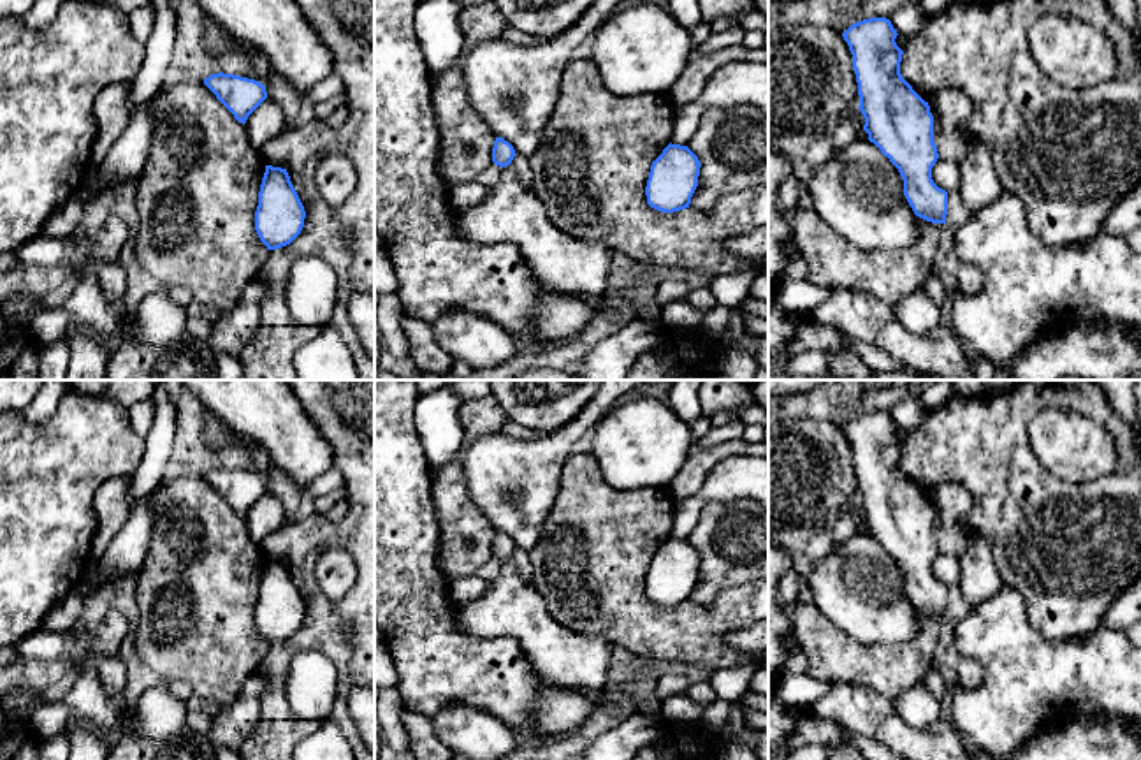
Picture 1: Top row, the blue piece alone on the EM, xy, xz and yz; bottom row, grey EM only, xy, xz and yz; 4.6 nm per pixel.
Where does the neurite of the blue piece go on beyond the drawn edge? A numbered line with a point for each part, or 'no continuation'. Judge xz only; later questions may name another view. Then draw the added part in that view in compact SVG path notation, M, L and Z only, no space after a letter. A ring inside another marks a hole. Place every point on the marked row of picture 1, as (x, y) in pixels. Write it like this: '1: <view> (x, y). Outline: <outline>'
1: xz (510, 213). Outline: M510 165L501 167L499 183L489 188L489 195L455 216L457 232L480 245L508 243L515 246L536 280L549 292L564 292L598 308L608 289L612 252L601 243L570 238L557 229L534 192L517 179Z

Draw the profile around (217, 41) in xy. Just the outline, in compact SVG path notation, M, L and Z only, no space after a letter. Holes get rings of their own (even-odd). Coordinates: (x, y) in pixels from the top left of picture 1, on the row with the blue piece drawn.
M207 19L207 28L206 28L206 37L204 37L204 46L207 53L216 58L220 55L229 55L229 53L251 53L257 51L257 48L234 39L229 35L214 19Z

